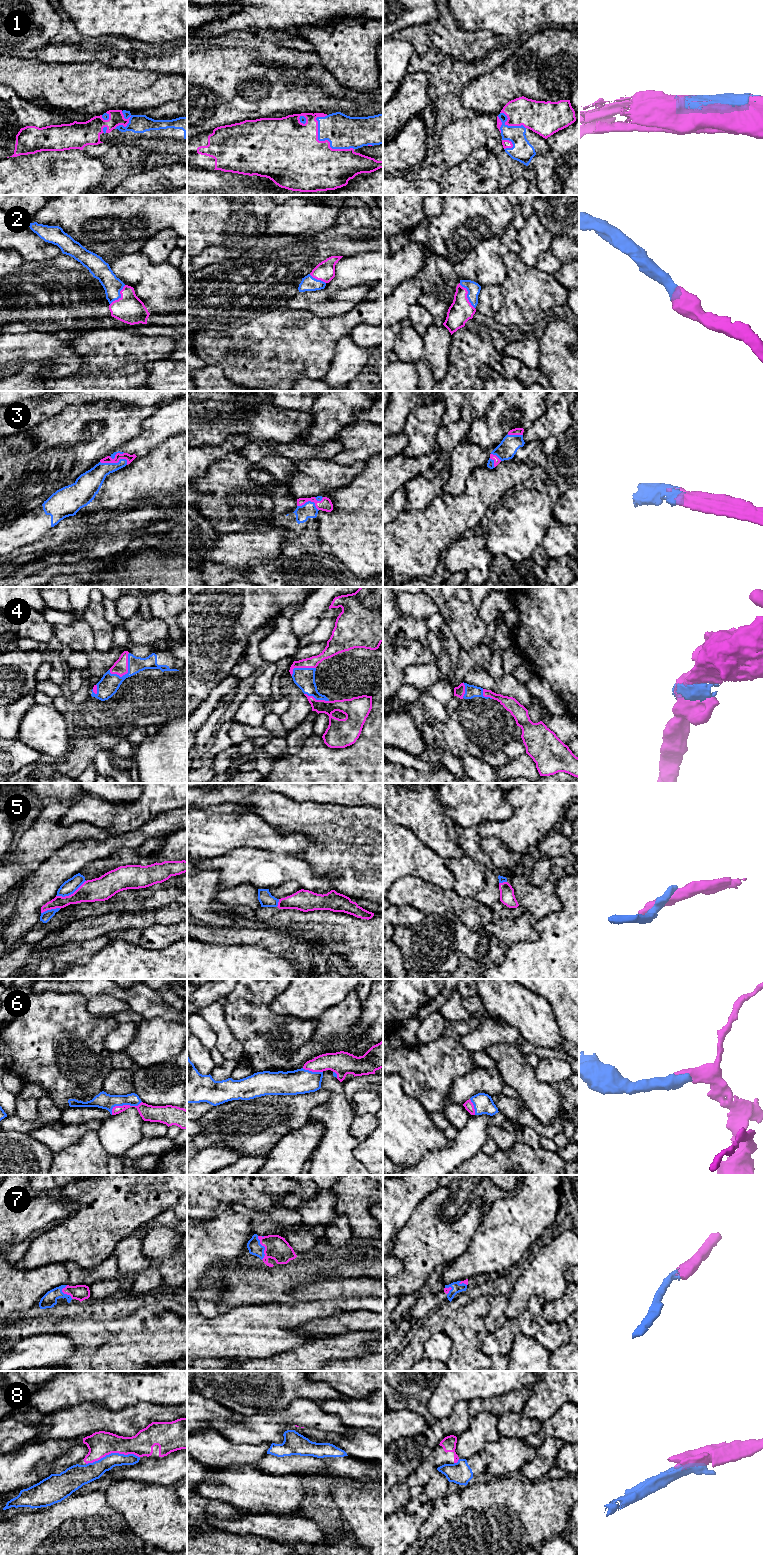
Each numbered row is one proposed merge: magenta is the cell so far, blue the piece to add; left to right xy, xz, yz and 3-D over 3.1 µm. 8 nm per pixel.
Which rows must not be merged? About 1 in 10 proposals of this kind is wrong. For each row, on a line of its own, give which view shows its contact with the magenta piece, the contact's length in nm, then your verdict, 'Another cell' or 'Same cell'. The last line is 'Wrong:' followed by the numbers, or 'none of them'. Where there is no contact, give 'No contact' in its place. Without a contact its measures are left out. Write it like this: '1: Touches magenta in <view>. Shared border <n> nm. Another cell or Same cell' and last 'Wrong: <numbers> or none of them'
1: Touches magenta in xz. Shared border 400 nm. Same cell
2: Touches magenta in yz. Shared border 240 nm. Same cell
3: Touches magenta in xy. Shared border 220 nm. Same cell
4: Touches magenta in xy. Shared border 220 nm. Same cell
5: Touches magenta in xy. Shared border 280 nm. Another cell
6: Touches magenta in xy. Shared border 260 nm. Same cell
7: Touches magenta in xz. Shared border 200 nm. Same cell
8: Touches magenta in xy. Shared border 440 nm. Another cell
Wrong: 5, 8

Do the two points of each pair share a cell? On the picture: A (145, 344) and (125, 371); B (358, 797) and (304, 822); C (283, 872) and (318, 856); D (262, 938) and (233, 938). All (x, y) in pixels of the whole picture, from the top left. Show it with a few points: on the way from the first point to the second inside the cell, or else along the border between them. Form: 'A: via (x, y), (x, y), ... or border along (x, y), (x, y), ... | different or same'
A: via (138, 351), (125, 364) | same
B: border along (319, 802), (340, 803), (343, 806) | different
C: border along (298, 856), (309, 862), (317, 875), (326, 874) | different
D: via (255, 937), (240, 937) | same

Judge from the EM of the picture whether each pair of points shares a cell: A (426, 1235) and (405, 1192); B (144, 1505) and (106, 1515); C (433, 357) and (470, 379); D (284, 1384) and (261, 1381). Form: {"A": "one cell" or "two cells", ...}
{"A": "two cells", "B": "two cells", "C": "two cells", "D": "one cell"}

